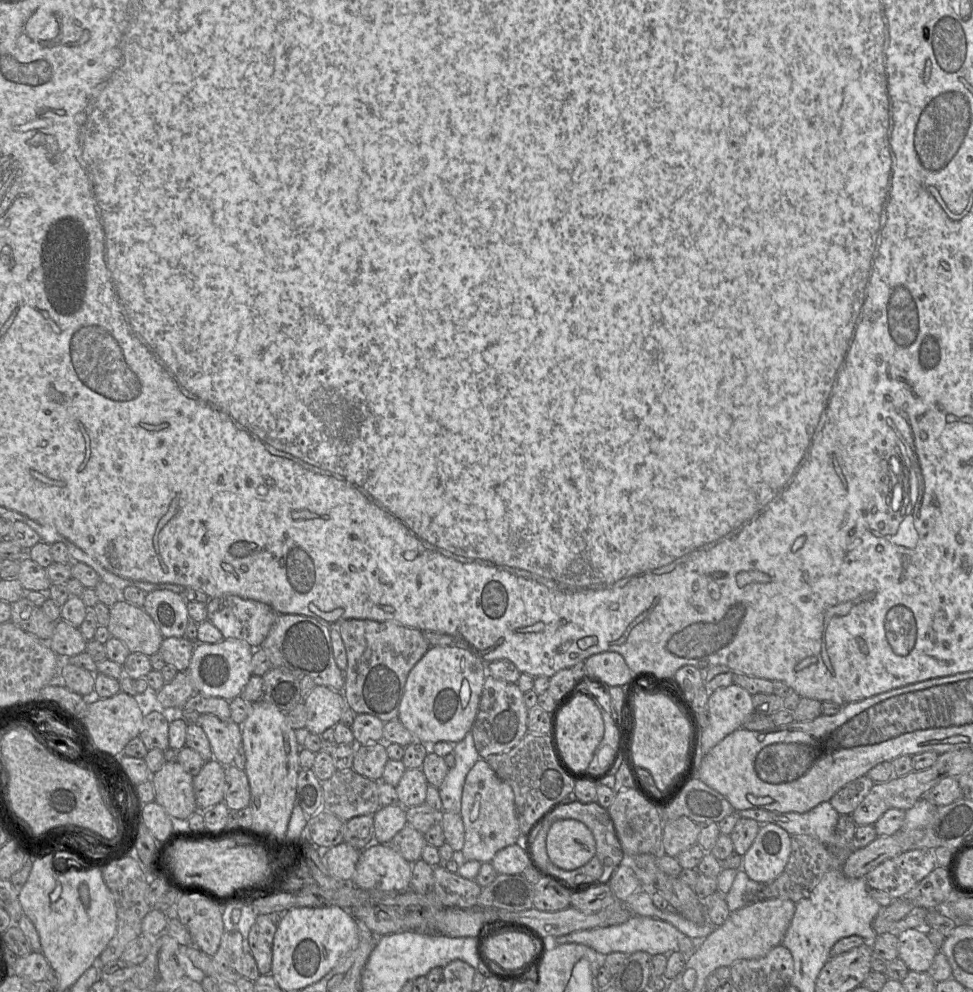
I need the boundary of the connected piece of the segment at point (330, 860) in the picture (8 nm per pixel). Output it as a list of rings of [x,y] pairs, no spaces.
[[[342,842],[327,850],[323,850],[322,861],[333,877],[351,881],[355,874],[360,854],[361,850],[346,842]]]

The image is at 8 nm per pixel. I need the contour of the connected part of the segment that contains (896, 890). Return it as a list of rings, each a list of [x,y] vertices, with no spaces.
[[[915,849],[888,859],[864,877],[868,888],[900,899],[936,868],[935,849]]]

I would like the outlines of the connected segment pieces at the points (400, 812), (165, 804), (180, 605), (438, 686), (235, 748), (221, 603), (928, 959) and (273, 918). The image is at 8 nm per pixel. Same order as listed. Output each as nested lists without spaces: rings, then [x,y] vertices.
[[[401,804],[381,806],[374,814],[374,842],[390,844],[392,838],[408,823],[406,808]]]
[[[166,762],[150,779],[155,801],[179,825],[198,811],[193,778],[178,762]]]
[[[168,589],[147,593],[144,609],[152,618],[163,638],[183,638],[189,622],[187,601],[183,593]]]
[[[431,646],[408,674],[398,719],[425,745],[439,741],[457,743],[475,722],[487,674],[487,663],[458,646]]]
[[[211,714],[200,715],[197,724],[208,737],[213,758],[223,766],[232,765],[242,747],[242,726],[231,720],[221,720]]]
[[[236,595],[210,598],[207,614],[224,639],[243,640],[253,648],[262,644],[281,615],[267,604]]]
[[[907,929],[898,935],[898,957],[909,971],[927,972],[938,950],[925,931]]]
[[[279,913],[259,914],[248,934],[250,952],[260,975],[271,973],[272,945],[280,921]]]

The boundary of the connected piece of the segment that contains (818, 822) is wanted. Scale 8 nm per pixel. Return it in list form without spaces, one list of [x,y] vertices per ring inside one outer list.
[[[829,801],[822,802],[805,813],[778,813],[756,809],[737,812],[741,818],[753,819],[761,825],[773,823],[786,830],[790,835],[809,835],[822,843],[829,841],[840,816]]]

